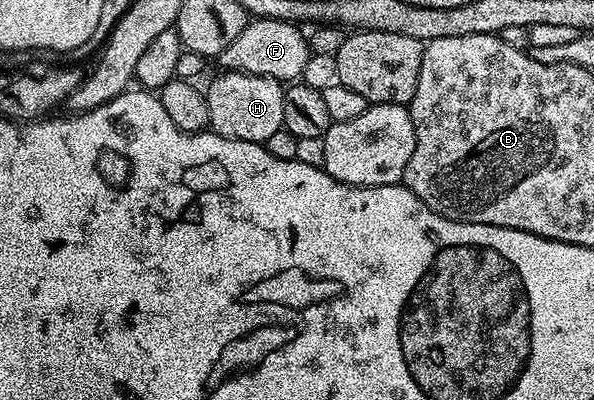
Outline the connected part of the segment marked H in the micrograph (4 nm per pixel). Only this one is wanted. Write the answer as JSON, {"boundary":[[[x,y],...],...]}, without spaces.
{"boundary":[[[221,71],[218,74],[205,93],[209,108],[209,129],[212,132],[223,135],[227,139],[263,143],[267,139],[271,139],[271,135],[275,135],[275,131],[283,128],[283,99],[285,98],[286,86],[282,82],[277,81],[274,77],[251,75],[250,73]]]}

